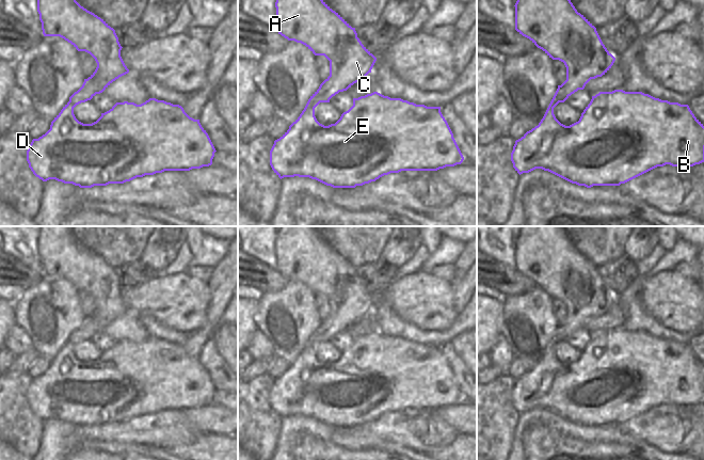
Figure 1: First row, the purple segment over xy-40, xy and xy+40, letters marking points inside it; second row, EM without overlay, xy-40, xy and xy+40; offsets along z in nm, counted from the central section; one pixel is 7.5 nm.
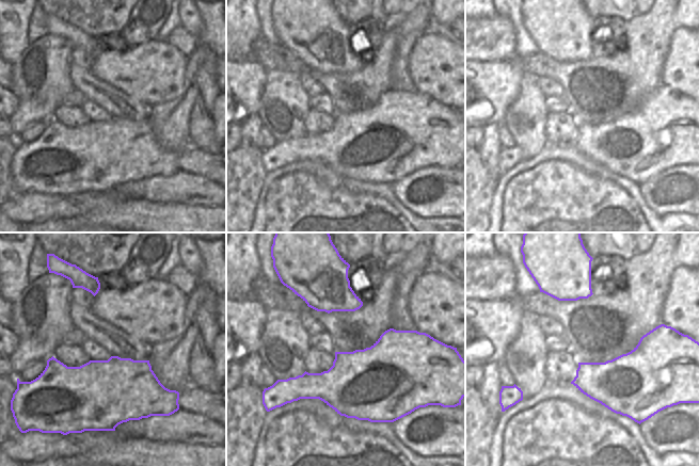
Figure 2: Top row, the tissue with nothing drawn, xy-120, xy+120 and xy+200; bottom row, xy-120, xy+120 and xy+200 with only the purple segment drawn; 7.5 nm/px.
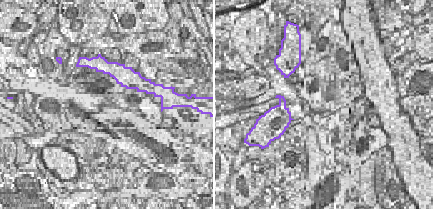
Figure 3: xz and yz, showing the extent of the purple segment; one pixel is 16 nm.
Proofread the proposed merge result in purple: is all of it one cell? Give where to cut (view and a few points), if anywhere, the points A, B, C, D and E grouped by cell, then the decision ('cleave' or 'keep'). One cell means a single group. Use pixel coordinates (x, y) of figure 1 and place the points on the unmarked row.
no cut | A B C D E | keep

